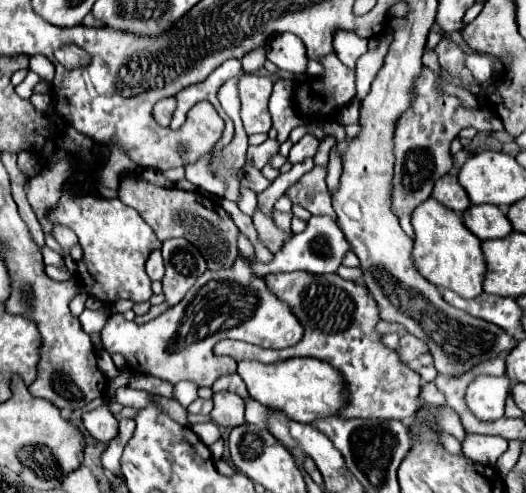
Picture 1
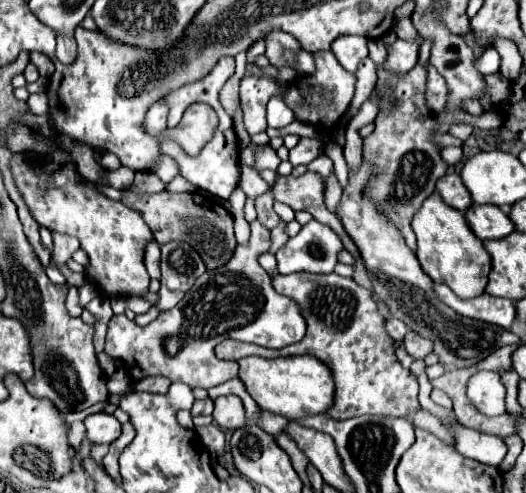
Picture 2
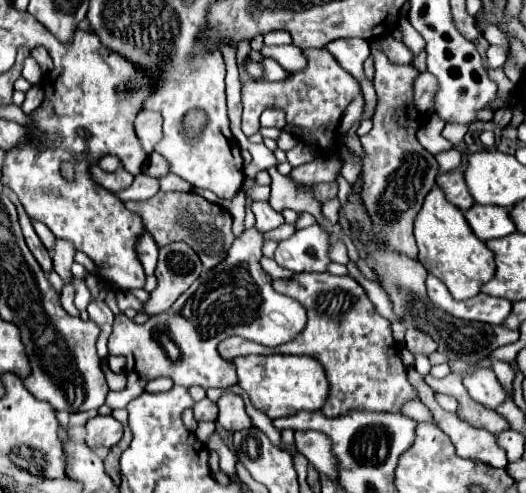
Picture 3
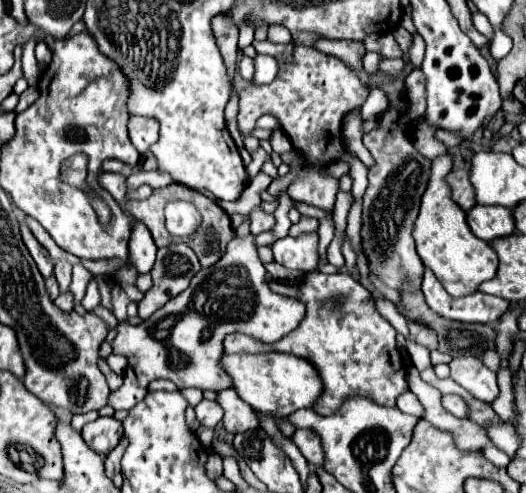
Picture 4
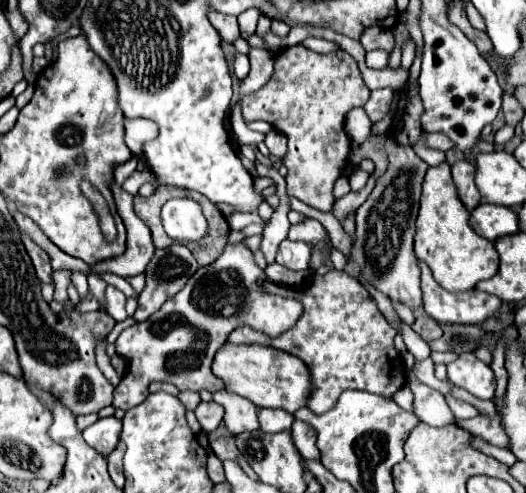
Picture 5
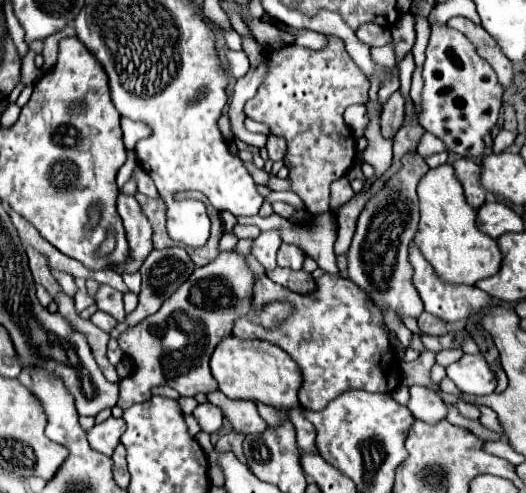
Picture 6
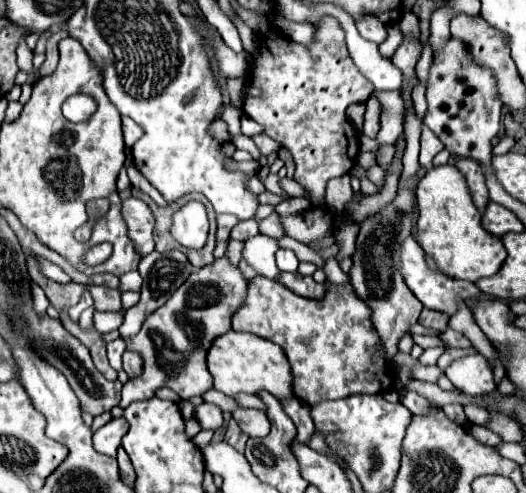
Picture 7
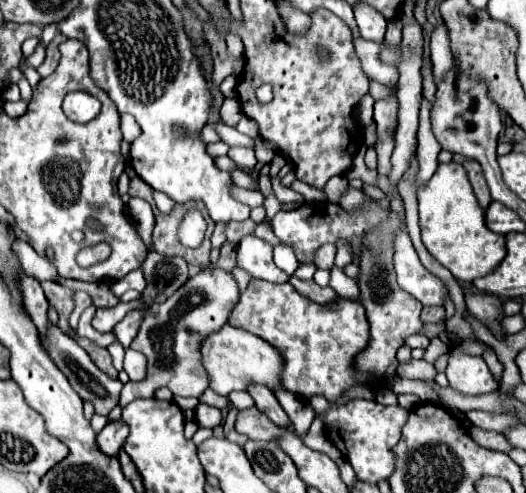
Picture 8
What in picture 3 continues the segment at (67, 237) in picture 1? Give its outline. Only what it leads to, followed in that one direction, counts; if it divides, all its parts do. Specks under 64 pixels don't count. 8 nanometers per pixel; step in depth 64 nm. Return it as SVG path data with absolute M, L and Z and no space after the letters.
M56 238L56 244L54 244L54 270L62 276L62 280L68 284L70 282L70 266L74 262L74 254L76 254L76 248L72 248L72 242L68 240L60 240Z

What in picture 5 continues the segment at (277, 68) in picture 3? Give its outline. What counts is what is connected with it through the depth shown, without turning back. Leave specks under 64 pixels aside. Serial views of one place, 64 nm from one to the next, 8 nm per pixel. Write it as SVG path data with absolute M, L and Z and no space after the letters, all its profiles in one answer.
M250 50L250 74L246 80L242 80L240 94L250 94L260 90L274 72L274 54L268 50Z

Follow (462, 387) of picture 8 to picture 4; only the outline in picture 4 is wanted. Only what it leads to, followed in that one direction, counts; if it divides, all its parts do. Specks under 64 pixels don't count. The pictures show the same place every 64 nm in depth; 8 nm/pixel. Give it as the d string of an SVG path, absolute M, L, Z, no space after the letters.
M460 356L450 362L450 376L466 388L476 400L492 404L498 396L496 372L488 370L480 358L474 356Z

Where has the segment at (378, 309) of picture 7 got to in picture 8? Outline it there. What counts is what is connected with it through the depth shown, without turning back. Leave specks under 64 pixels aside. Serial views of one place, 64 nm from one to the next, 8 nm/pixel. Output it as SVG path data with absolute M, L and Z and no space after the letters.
M390 210L388 220L384 220L380 228L368 230L364 234L364 244L360 246L358 288L360 288L362 306L366 308L366 316L370 322L370 334L372 334L368 348L356 358L356 368L364 374L378 372L380 376L384 374L394 376L398 368L396 350L404 344L404 340L410 334L416 334L422 328L420 322L422 304L414 296L408 296L408 292L404 292L396 284L396 272L392 272L392 240L394 240L394 232L402 230L400 226L402 226L400 216Z

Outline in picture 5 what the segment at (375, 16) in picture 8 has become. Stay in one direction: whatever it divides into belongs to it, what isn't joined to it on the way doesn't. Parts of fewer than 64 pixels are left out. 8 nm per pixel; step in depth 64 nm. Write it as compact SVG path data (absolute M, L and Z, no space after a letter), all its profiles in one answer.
M372 26L368 30L364 30L362 38L360 38L364 50L386 50L386 52L392 52L394 48L394 36L390 36L388 32Z

